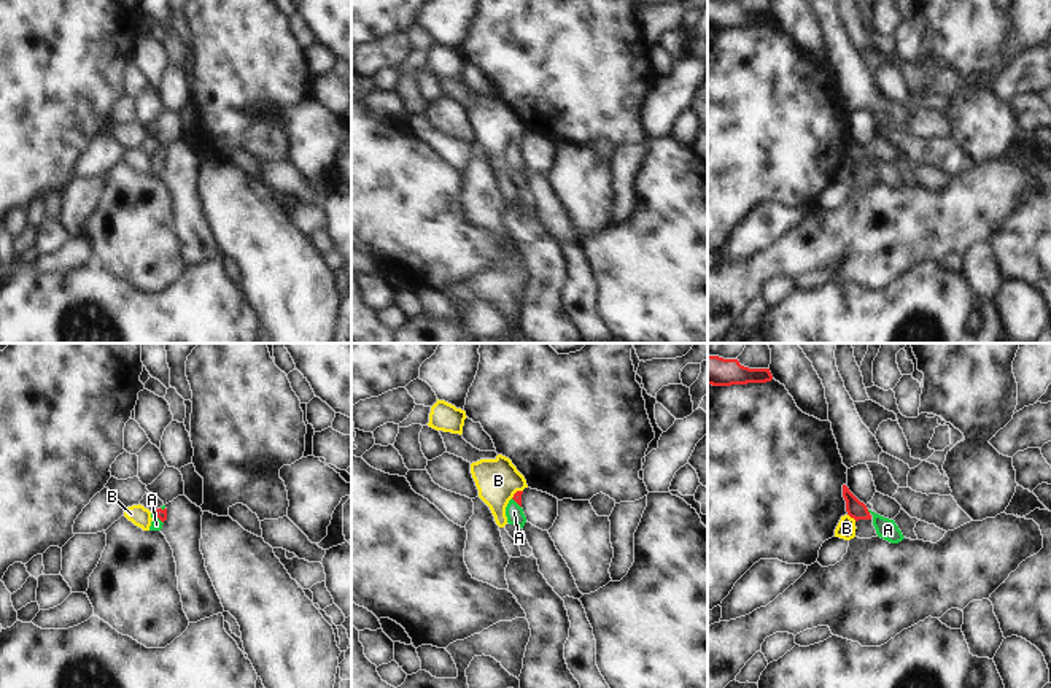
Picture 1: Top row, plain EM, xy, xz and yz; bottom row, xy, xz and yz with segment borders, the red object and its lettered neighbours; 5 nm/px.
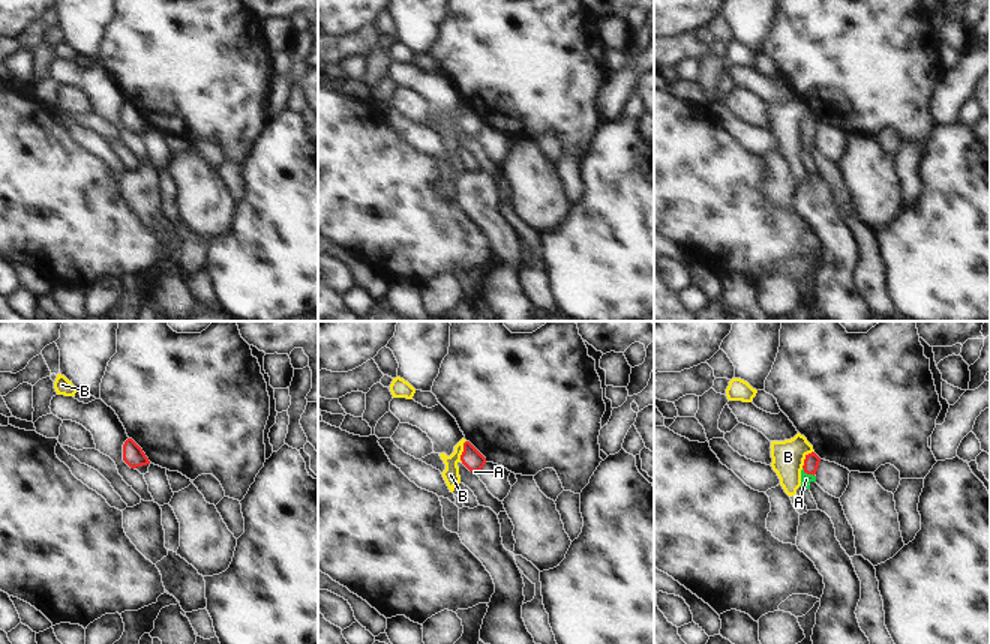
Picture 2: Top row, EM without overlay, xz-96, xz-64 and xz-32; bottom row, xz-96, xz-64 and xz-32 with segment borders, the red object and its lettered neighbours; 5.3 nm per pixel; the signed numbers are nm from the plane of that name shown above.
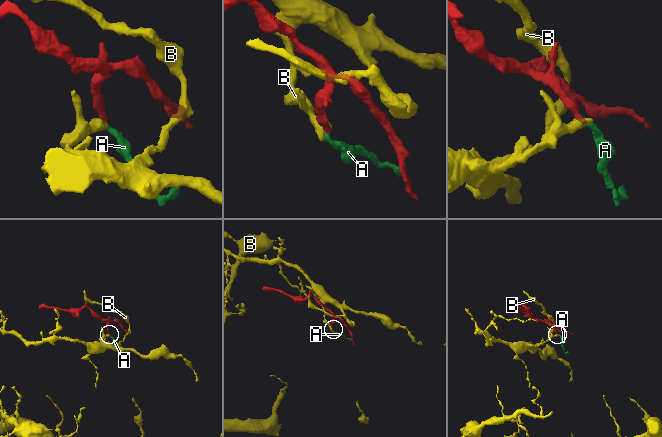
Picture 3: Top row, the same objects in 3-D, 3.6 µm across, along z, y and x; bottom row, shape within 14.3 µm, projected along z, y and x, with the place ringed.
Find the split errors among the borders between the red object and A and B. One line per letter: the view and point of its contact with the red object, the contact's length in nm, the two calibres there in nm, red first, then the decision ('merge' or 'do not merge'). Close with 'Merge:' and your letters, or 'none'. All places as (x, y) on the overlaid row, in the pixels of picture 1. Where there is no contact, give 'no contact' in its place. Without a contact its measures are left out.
A: xy (156, 517) | 80 nm | 50/60 nm | merge
B: yz (853, 517) | 60 nm | 90/100 nm | do not merge
Merge: A

